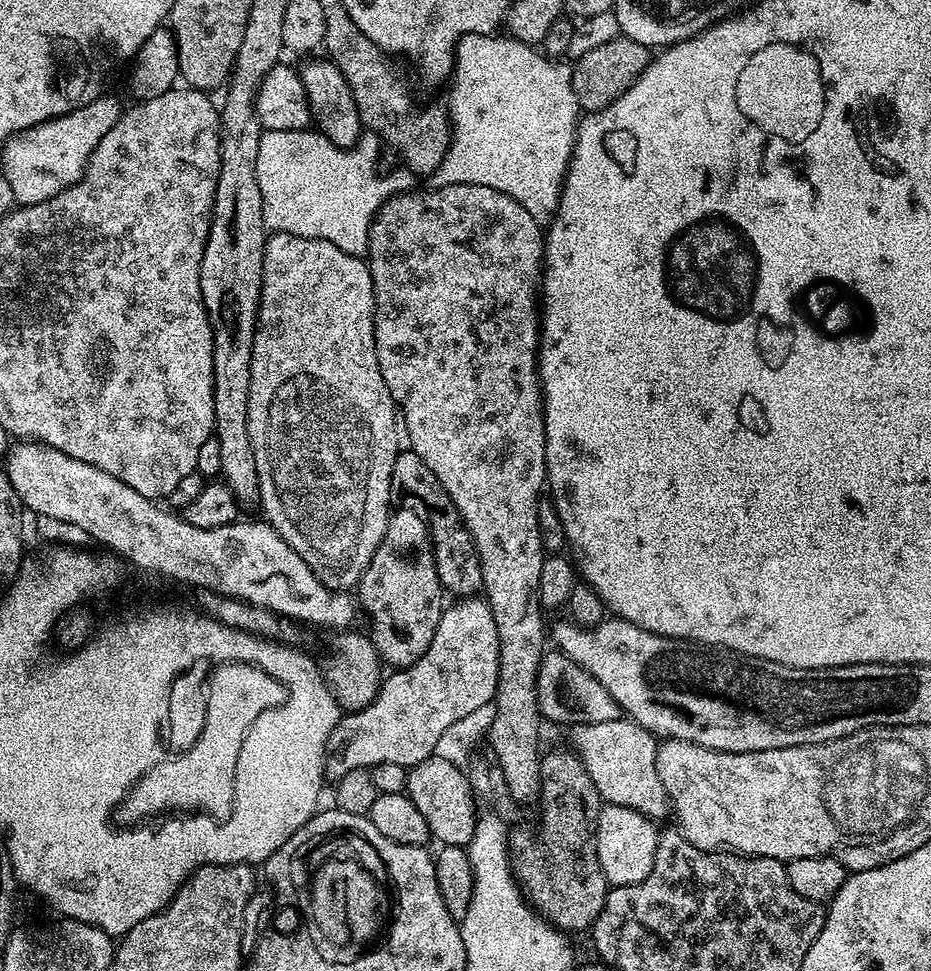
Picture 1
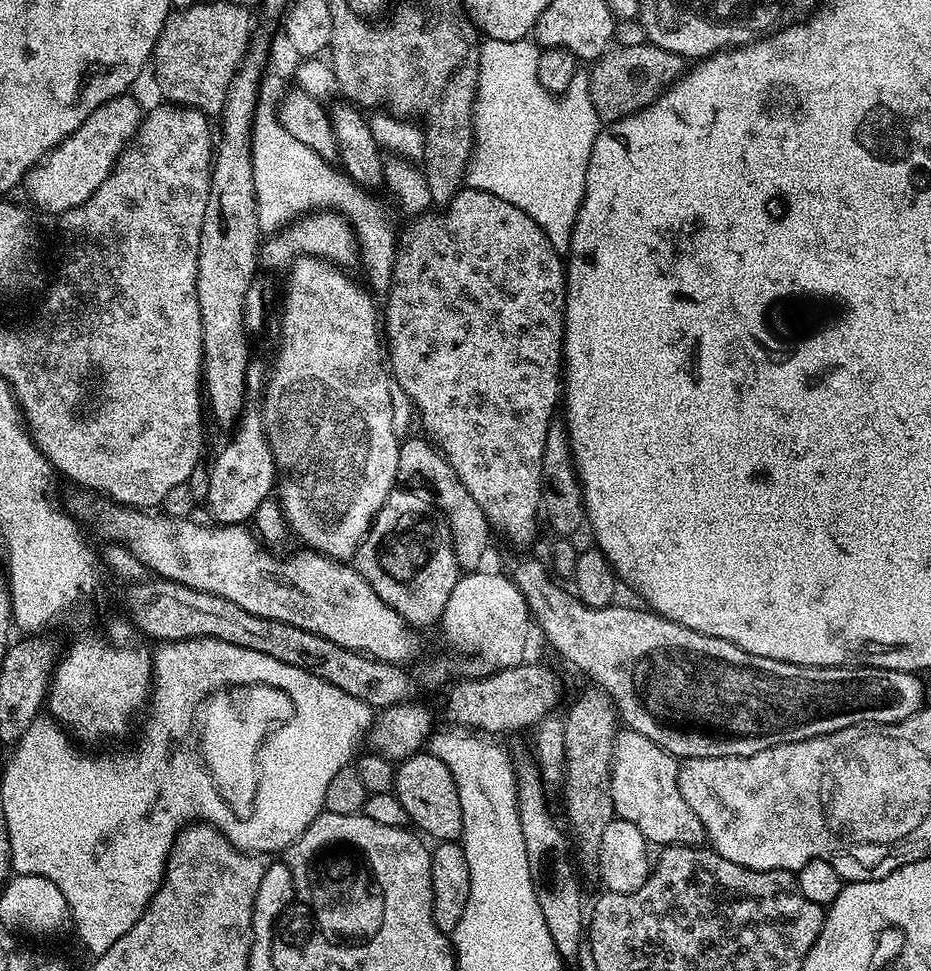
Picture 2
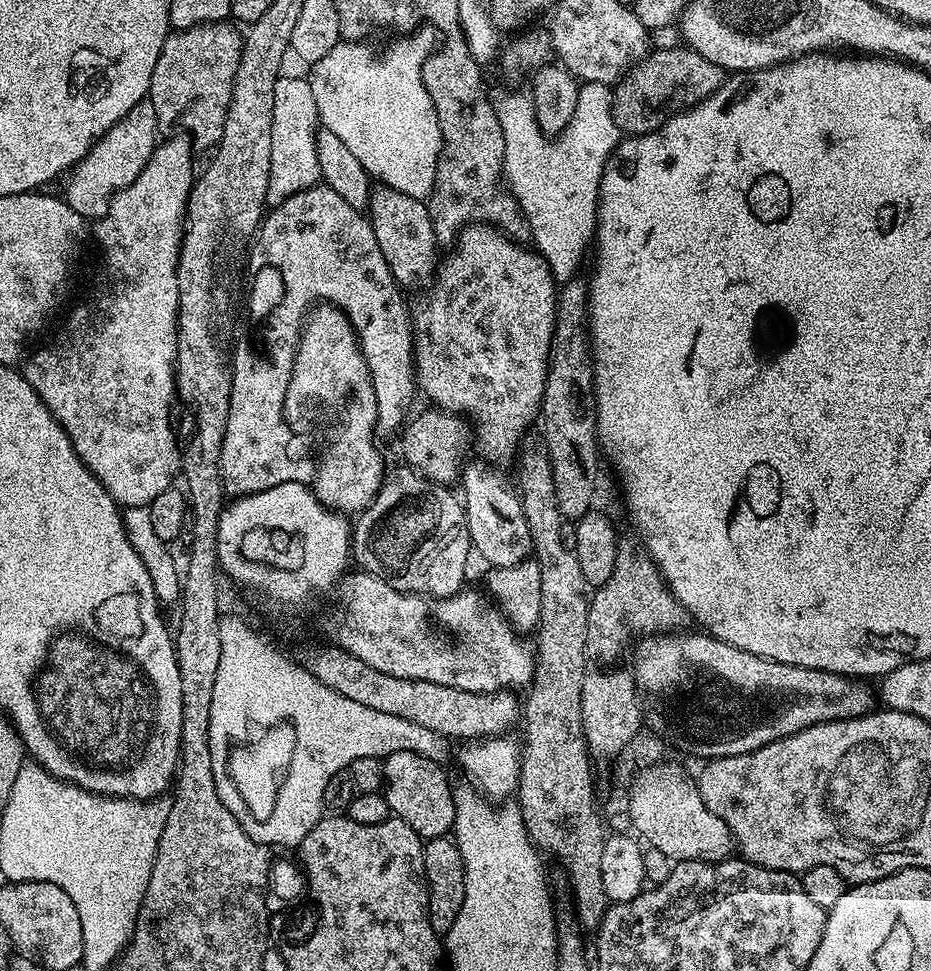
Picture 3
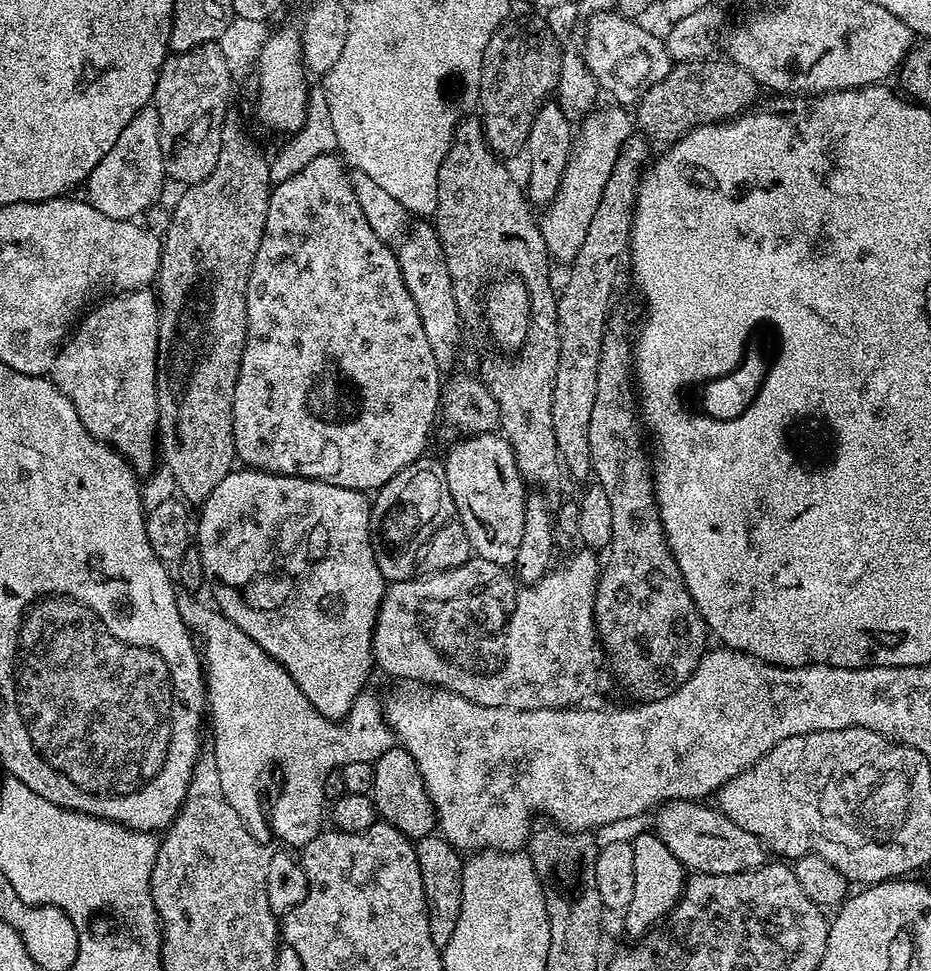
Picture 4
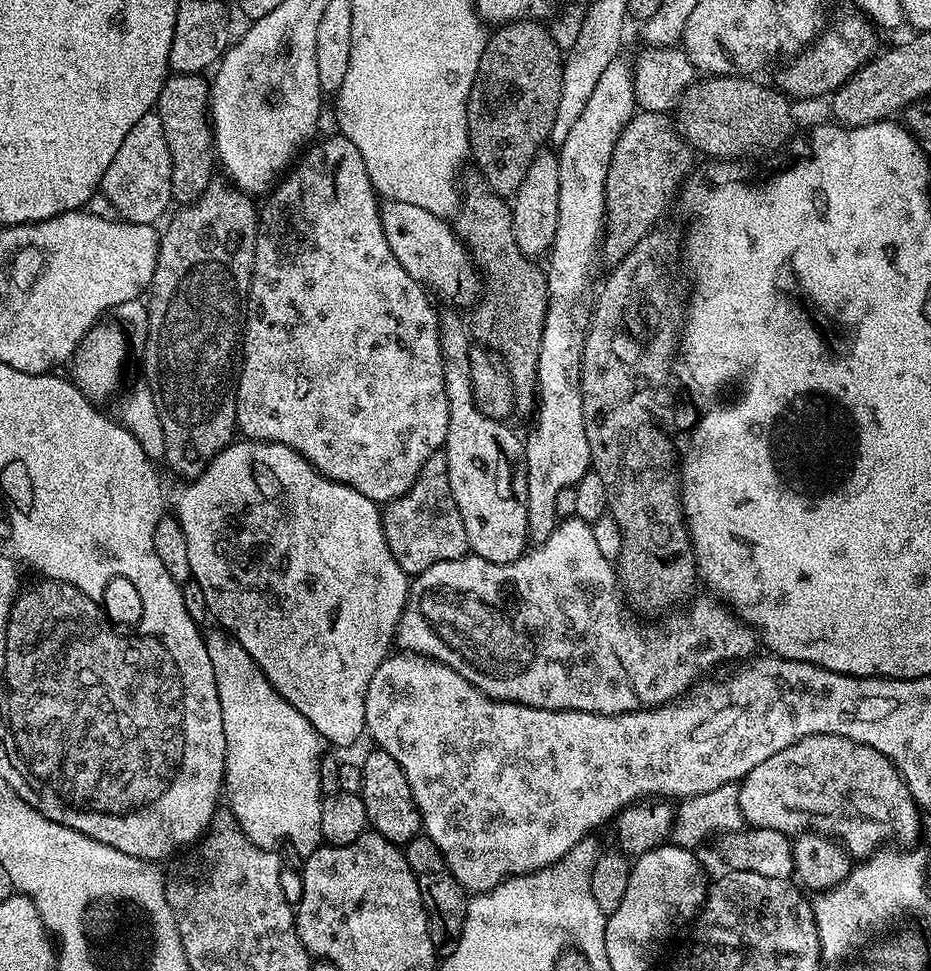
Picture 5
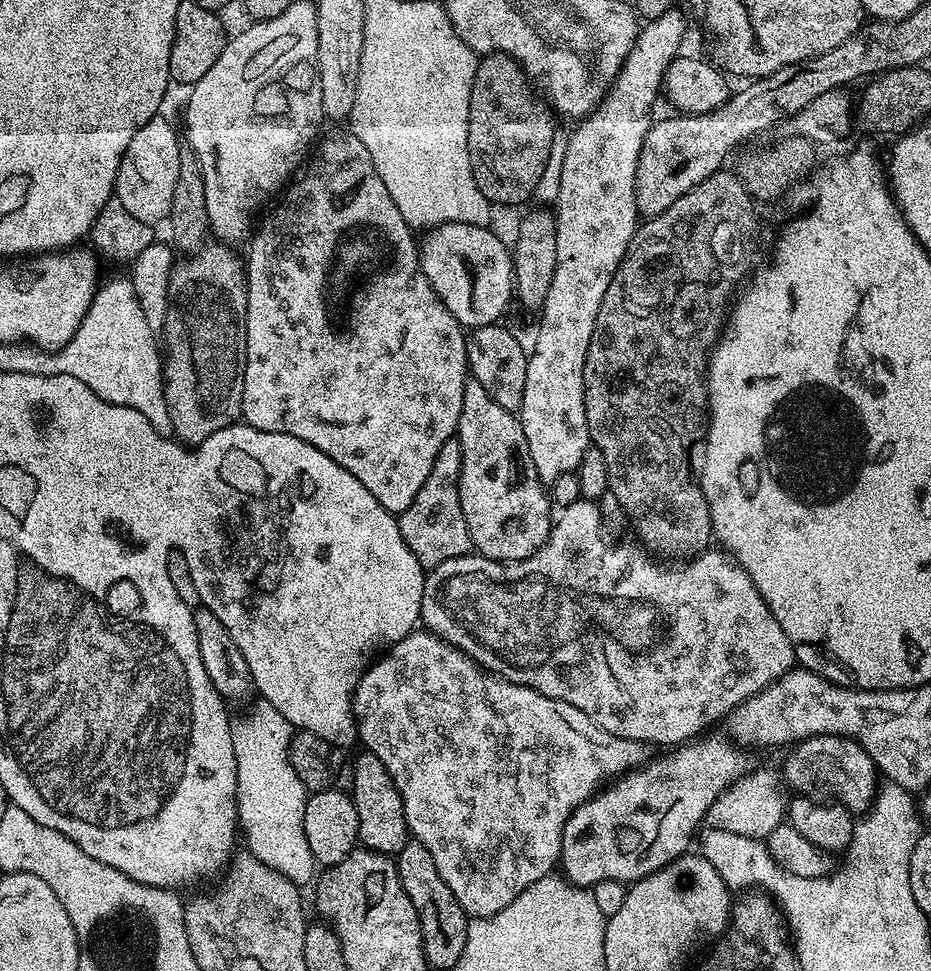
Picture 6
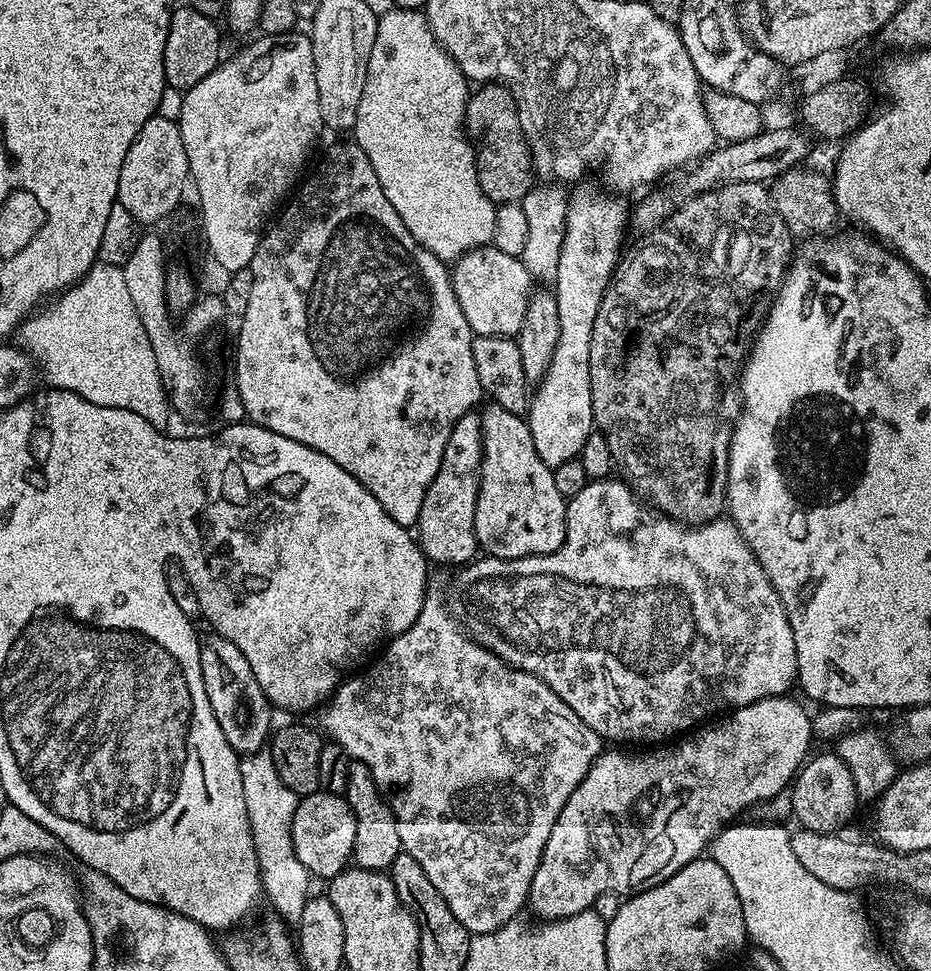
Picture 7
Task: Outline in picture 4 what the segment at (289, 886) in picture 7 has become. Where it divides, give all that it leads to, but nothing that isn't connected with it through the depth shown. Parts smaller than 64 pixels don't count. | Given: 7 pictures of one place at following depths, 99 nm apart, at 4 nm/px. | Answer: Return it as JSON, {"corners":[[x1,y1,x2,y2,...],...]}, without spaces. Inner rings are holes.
{"corners":[[234,632,234,642,230,638,230,642,220,642,220,660,218,660,218,678,232,678,234,676,234,686,218,686,218,702,206,702,207,711,210,713,210,728,212,724,212,740,210,746,216,755,216,765,218,766,218,774,222,777,222,794,226,794,226,798,230,802,230,806,234,806,234,810,238,810,238,814,244,819,244,824,253,832,257,840,261,842,269,842,274,836,274,831,280,832,285,842,288,844,296,844,303,846,310,843,315,836,322,831,323,822,326,820,326,801,323,796,323,783,326,782,328,773,333,769,339,769,342,764,350,762,366,762,372,764,379,756,386,754,386,750,390,750,394,746,394,737,392,727,388,725,384,719,384,710,381,701,375,700,368,694,361,695,355,700,348,715,339,722,333,722,324,718,322,714,314,708,307,700,306,694,295,684,294,678,290,676,286,669,278,663,274,658,262,650,249,634,240,636]]}

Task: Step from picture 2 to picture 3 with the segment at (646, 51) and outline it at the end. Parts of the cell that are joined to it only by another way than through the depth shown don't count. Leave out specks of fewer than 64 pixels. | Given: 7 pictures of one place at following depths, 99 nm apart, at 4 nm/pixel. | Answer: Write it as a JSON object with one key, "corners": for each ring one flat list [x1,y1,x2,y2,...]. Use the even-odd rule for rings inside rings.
{"corners":[[687,46,649,51,644,59,635,61,615,85,612,92,612,117,621,133,645,136,647,132,662,127,670,114,700,104,716,92,725,79,724,69]]}

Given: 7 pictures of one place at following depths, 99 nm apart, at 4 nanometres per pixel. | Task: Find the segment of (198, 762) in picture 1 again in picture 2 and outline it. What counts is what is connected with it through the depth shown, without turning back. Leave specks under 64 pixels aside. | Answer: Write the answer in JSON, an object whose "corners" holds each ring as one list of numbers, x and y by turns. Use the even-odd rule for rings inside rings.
{"corners":[[239,685,220,691,224,692,211,700,204,716,204,762,215,778,221,796,234,814,243,818,249,816,256,805,259,748,271,730,292,718,296,711,282,690,276,687]]}

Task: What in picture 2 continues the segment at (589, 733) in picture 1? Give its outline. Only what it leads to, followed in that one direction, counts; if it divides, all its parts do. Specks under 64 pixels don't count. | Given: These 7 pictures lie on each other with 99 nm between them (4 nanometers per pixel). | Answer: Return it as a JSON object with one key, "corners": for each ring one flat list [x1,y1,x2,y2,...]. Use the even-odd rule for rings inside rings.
{"corners":[[631,730,616,733,616,744,612,748,612,777,610,794,616,816,626,822,634,822,638,830,648,839,649,845,705,843,704,827,698,822,698,814,686,806,682,790,678,786,680,764,677,757,670,755,662,746,650,742,642,734]]}

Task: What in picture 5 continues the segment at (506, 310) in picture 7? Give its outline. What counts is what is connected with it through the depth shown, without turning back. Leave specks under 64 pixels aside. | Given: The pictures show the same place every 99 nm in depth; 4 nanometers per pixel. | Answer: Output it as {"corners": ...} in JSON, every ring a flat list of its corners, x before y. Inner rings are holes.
{"corners":[[385,199,380,200,380,217,386,242,390,242,390,250,394,250,394,258,402,262,402,270,406,270,410,278,424,285,425,289,445,296,448,302,452,302,456,295,460,295,462,303,470,303,469,305,473,303,468,291,476,284,475,278,472,277,474,264,468,249,460,243,455,227,445,217,430,214,430,210,422,210,422,206,414,206,414,202]]}

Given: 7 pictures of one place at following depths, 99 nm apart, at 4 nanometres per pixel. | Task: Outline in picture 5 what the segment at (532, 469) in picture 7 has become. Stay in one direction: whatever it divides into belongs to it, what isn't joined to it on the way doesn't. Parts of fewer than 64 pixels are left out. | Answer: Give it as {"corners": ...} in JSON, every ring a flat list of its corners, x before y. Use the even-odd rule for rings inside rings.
{"corners":[[448,306,445,312,439,313,440,349,444,363,444,381,446,382,446,402,450,410,450,422,446,430,444,447,446,470,450,490,454,494,454,502,458,506,458,514,462,514,462,526,466,526,468,547,475,555,486,558,490,562,512,564,519,556,523,556,529,547,528,519,526,518,526,474,528,463,524,457,525,441,509,425,502,420,495,420,482,410,476,408,474,402,474,386,470,374,470,350,473,341,470,339,470,328,458,313]]}

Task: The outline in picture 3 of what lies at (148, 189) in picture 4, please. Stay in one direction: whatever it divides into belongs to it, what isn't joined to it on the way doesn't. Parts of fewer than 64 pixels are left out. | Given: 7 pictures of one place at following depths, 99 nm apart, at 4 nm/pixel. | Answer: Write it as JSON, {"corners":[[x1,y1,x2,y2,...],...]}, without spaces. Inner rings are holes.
{"corners":[[145,98,138,102,138,106,134,106,134,110,130,110,118,123,110,126,110,130,106,130,106,134,67,173,68,185,62,191,62,199,82,217,105,216,113,196,126,190,130,182,134,182,134,178,138,178,138,174,142,174,142,170,150,162,158,143,156,134,160,131,159,120,150,100]]}

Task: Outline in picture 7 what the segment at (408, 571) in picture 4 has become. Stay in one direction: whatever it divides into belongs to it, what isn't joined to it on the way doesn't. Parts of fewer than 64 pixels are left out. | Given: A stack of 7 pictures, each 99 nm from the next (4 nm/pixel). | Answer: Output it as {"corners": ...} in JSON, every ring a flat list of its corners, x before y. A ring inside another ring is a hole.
{"corners":[[471,411,458,418,458,422,454,422,454,430,450,430,450,442,446,442,446,454,442,454,442,466,434,482,430,482,426,498,422,498,422,510,418,514,418,522,414,525,415,539,433,565,464,566,477,555,474,510,480,493,483,453,480,417,475,411]]}

